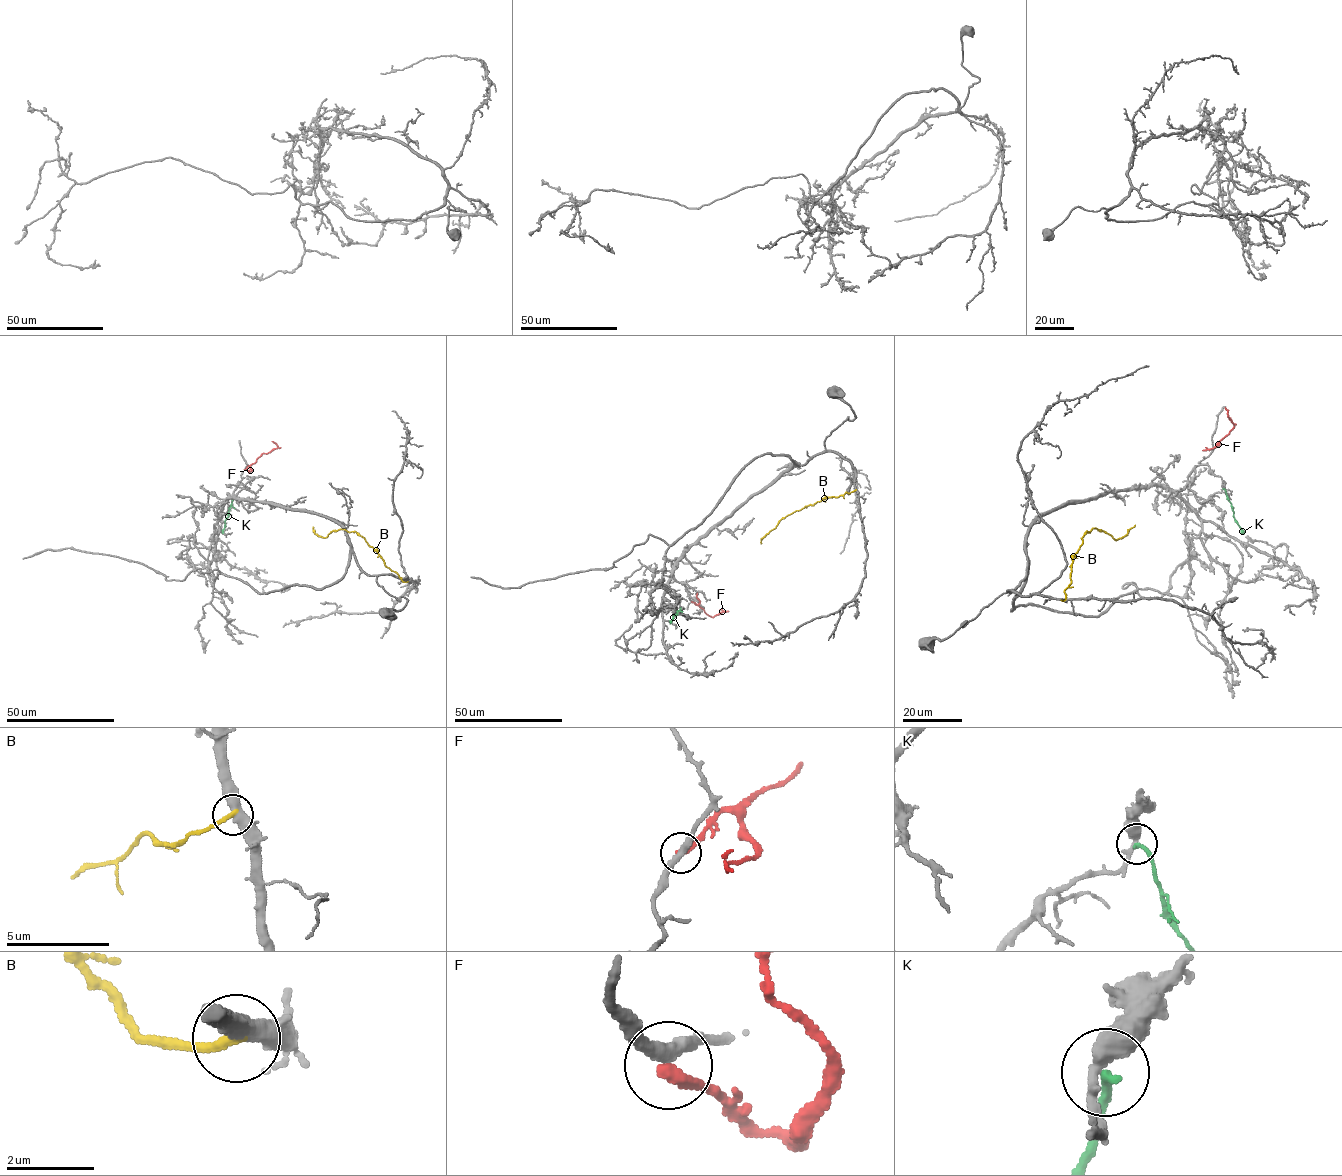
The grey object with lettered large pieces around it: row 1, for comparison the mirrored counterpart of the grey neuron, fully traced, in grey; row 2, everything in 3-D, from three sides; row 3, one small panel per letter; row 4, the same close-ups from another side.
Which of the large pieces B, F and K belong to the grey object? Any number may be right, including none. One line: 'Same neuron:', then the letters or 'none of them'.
Same neuron: none of them

